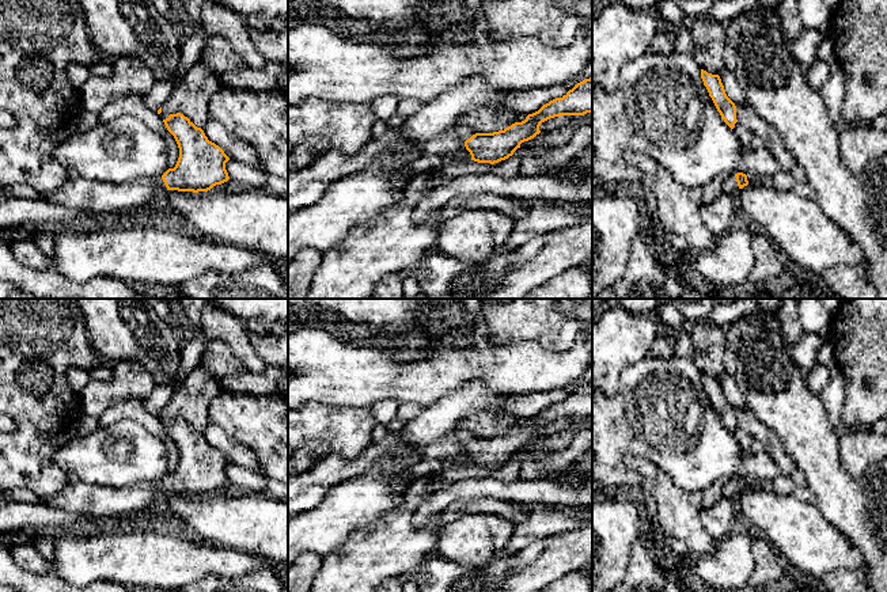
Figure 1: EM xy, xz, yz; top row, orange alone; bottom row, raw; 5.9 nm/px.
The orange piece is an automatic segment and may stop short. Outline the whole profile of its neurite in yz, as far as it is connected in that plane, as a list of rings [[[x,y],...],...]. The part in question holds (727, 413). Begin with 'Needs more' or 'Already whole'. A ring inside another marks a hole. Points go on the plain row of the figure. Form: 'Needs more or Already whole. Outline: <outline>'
Already whole. Outline: [[[701,373],[701,383],[704,390],[706,391],[709,401],[712,402],[717,415],[720,417],[724,426],[734,433],[736,424],[736,410],[735,407],[727,401],[724,390],[719,379],[708,377],[706,375]]]

